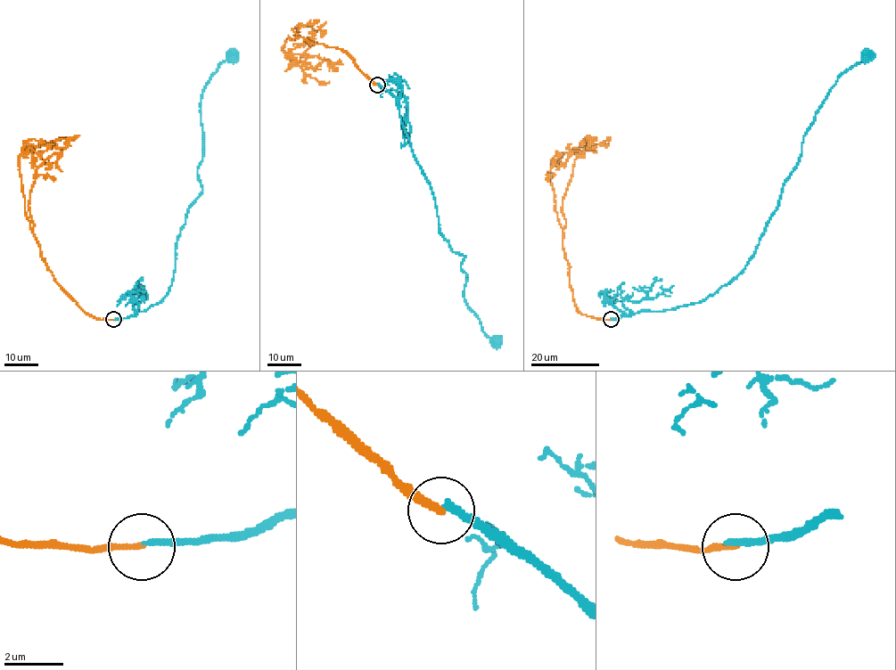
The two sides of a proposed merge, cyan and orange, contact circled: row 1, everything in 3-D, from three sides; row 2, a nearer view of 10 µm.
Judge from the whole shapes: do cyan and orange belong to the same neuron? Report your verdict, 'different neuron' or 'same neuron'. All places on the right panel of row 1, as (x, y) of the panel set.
different neuron

